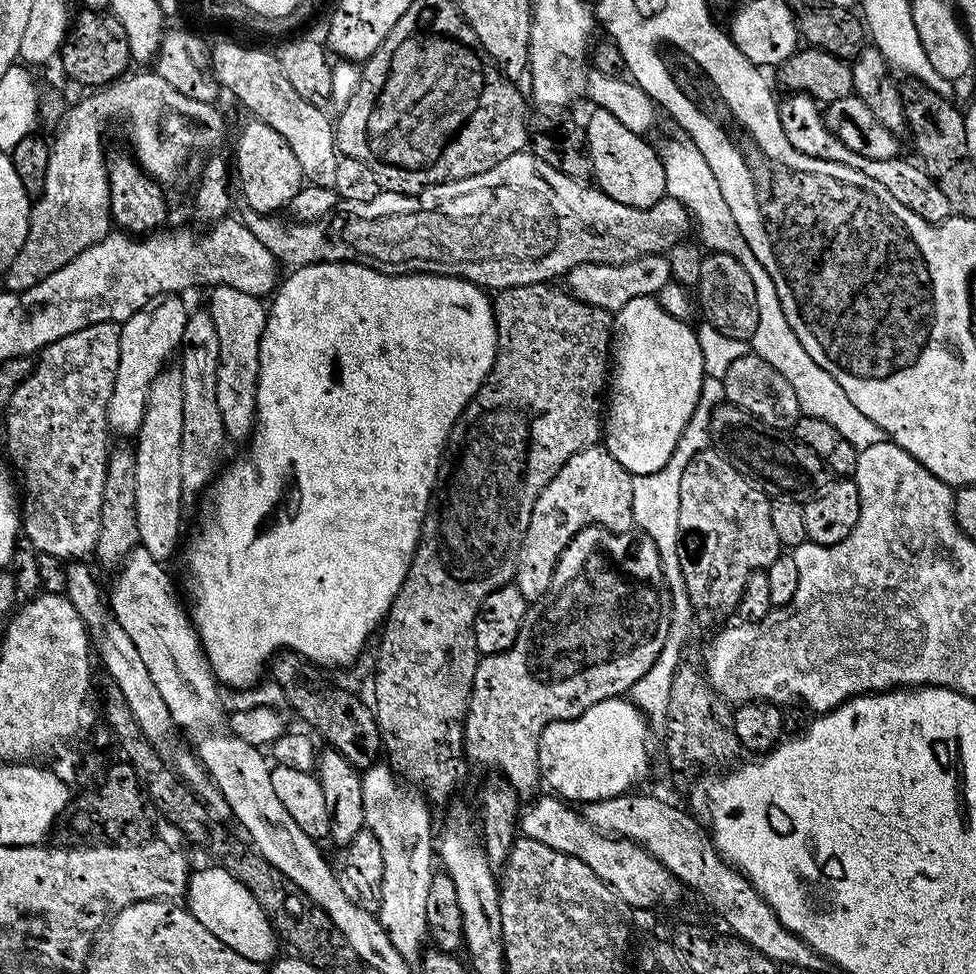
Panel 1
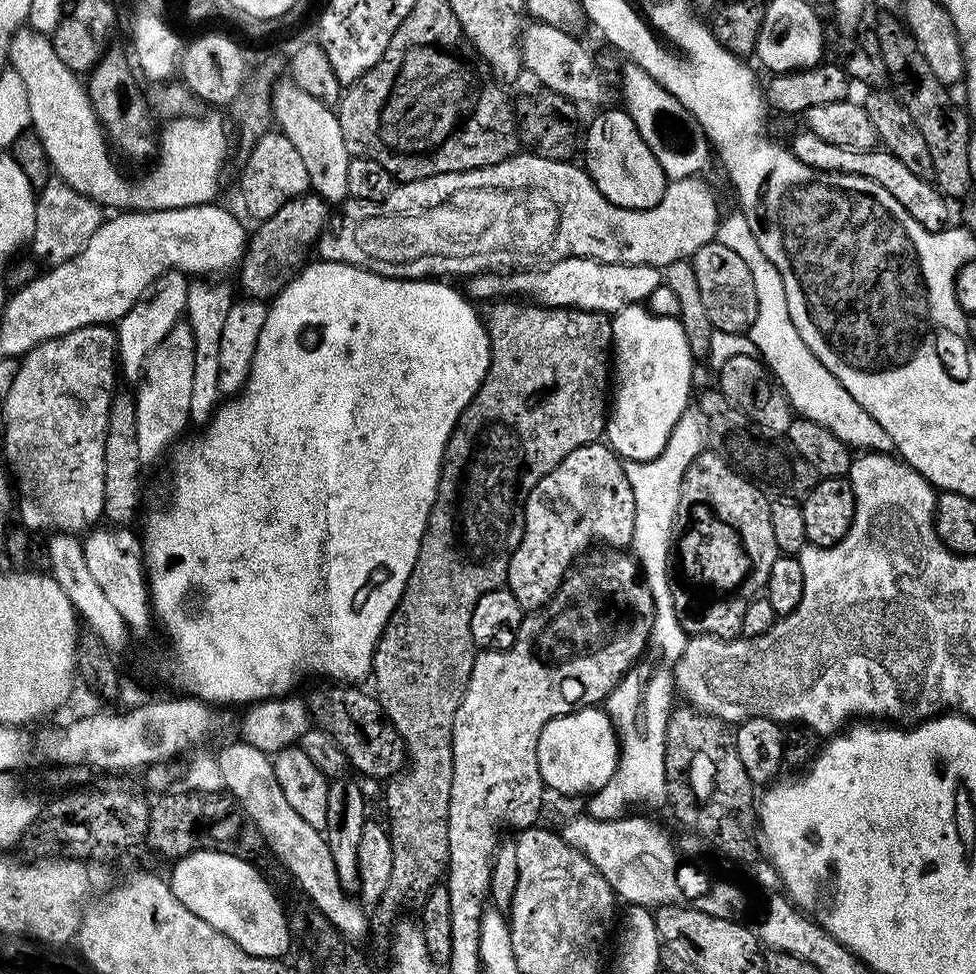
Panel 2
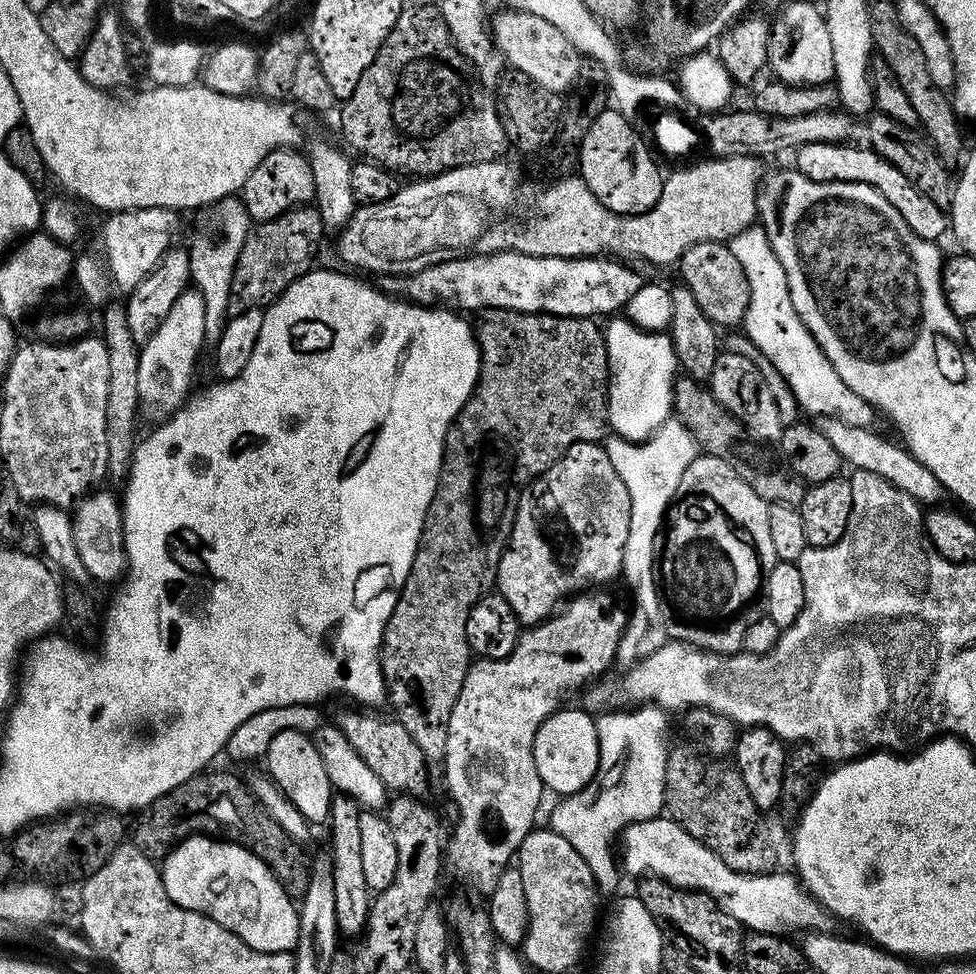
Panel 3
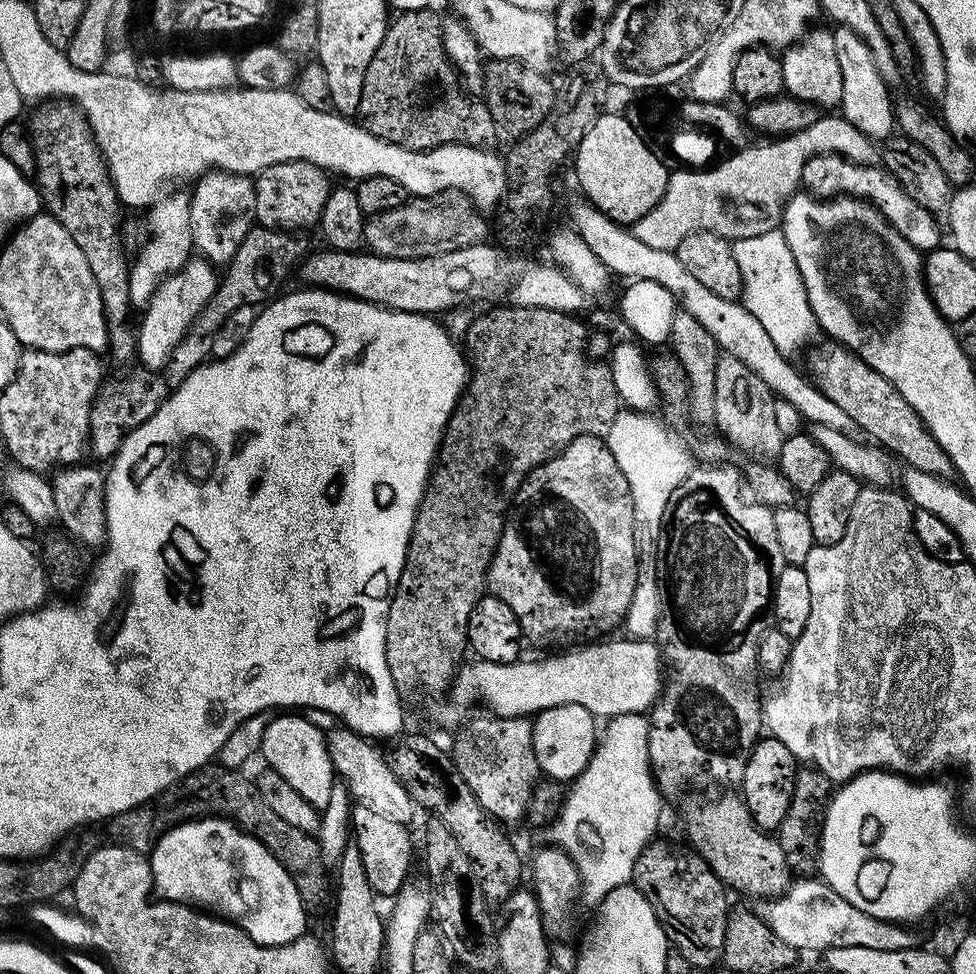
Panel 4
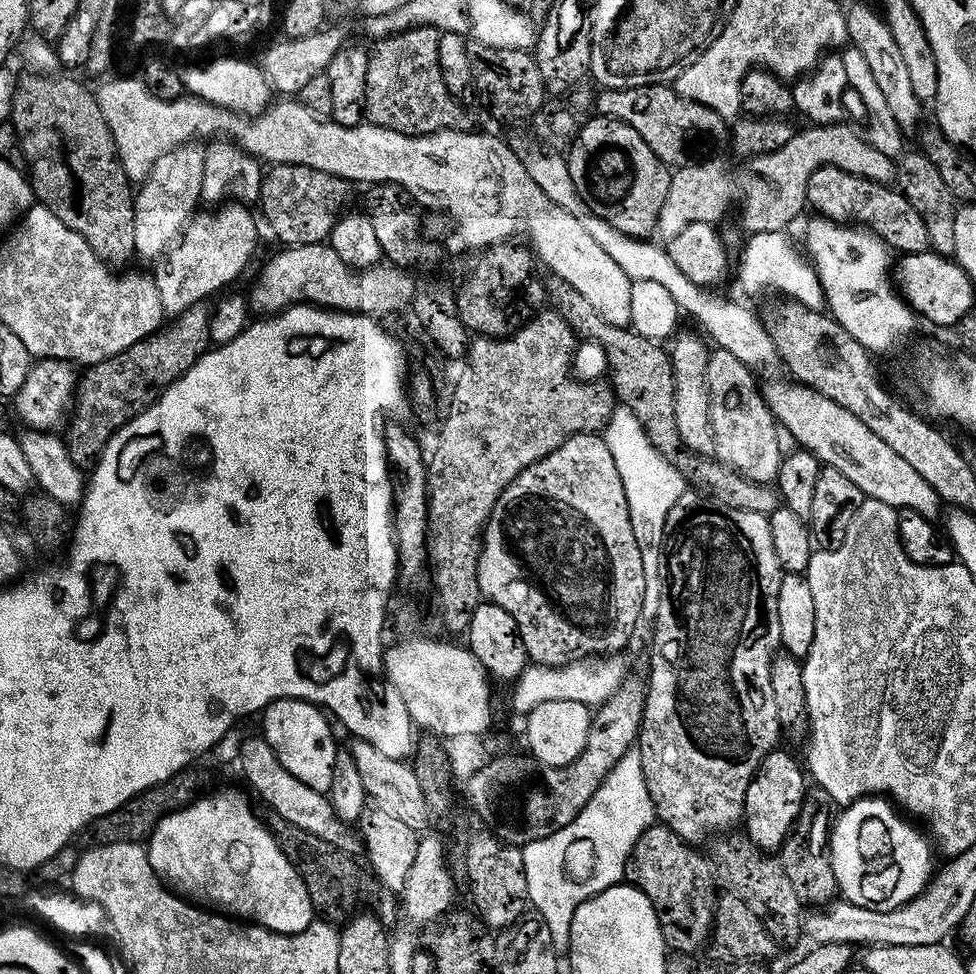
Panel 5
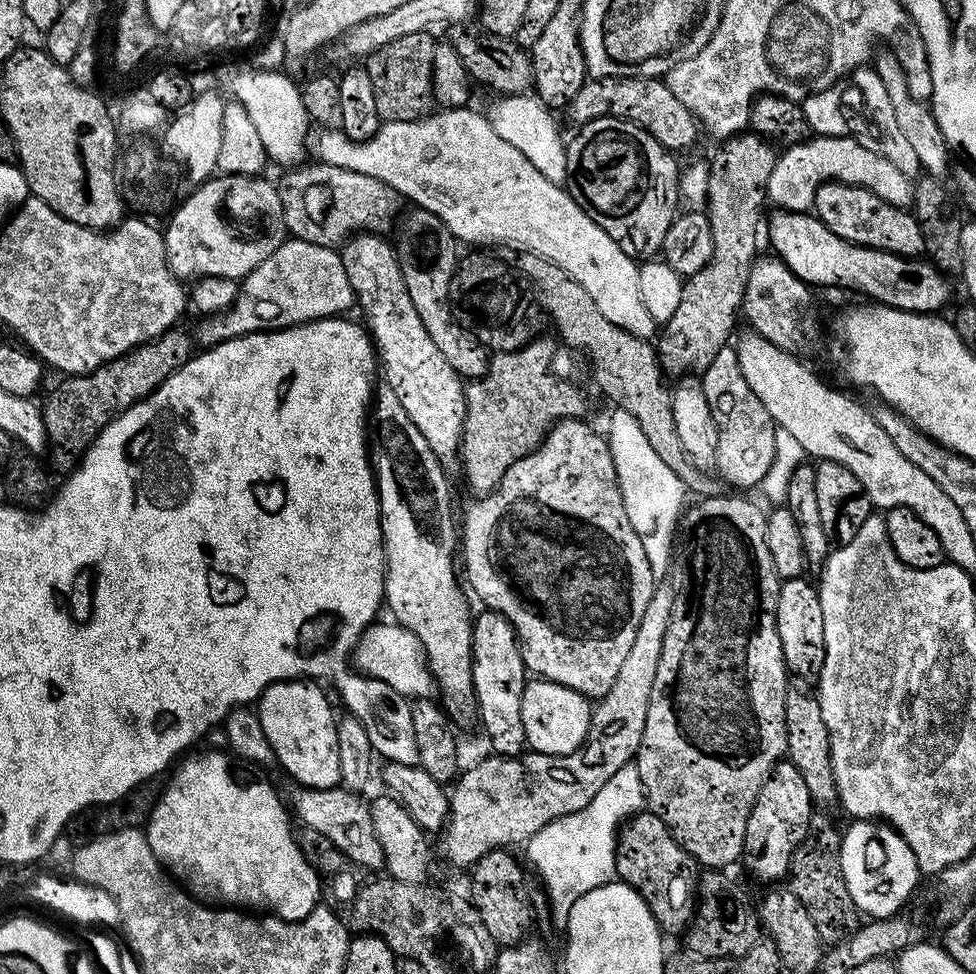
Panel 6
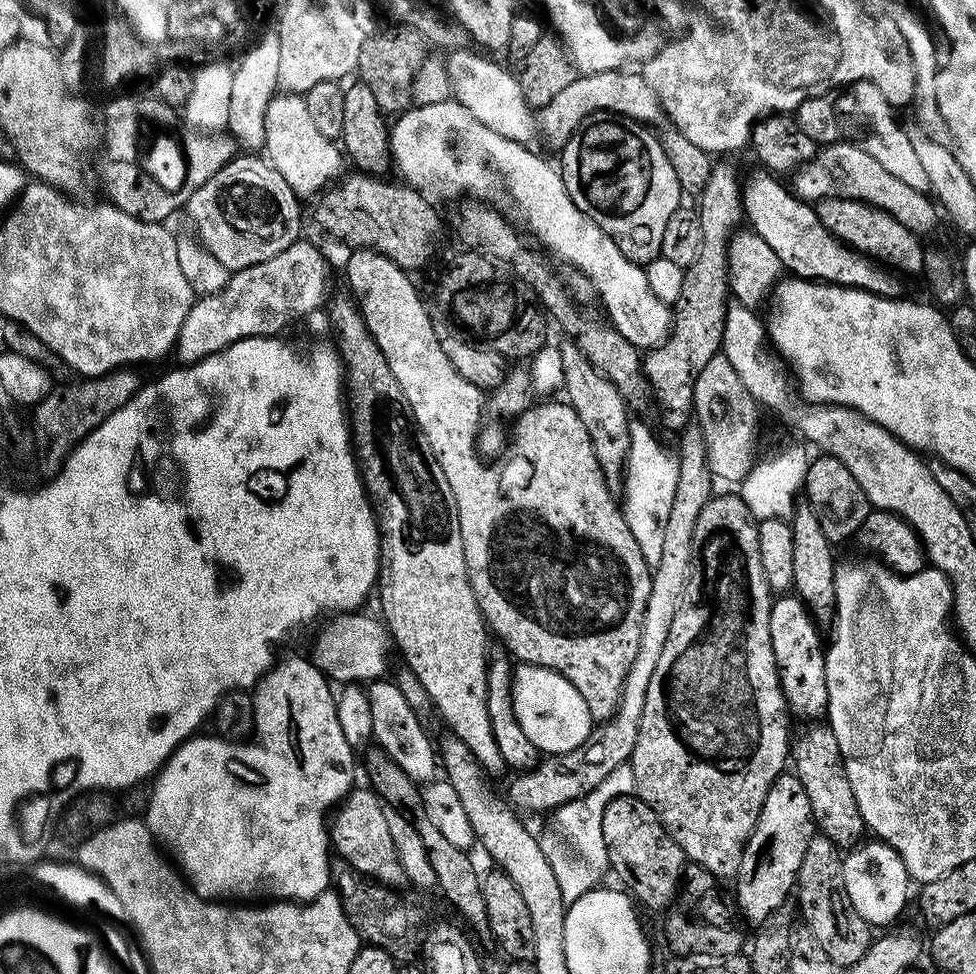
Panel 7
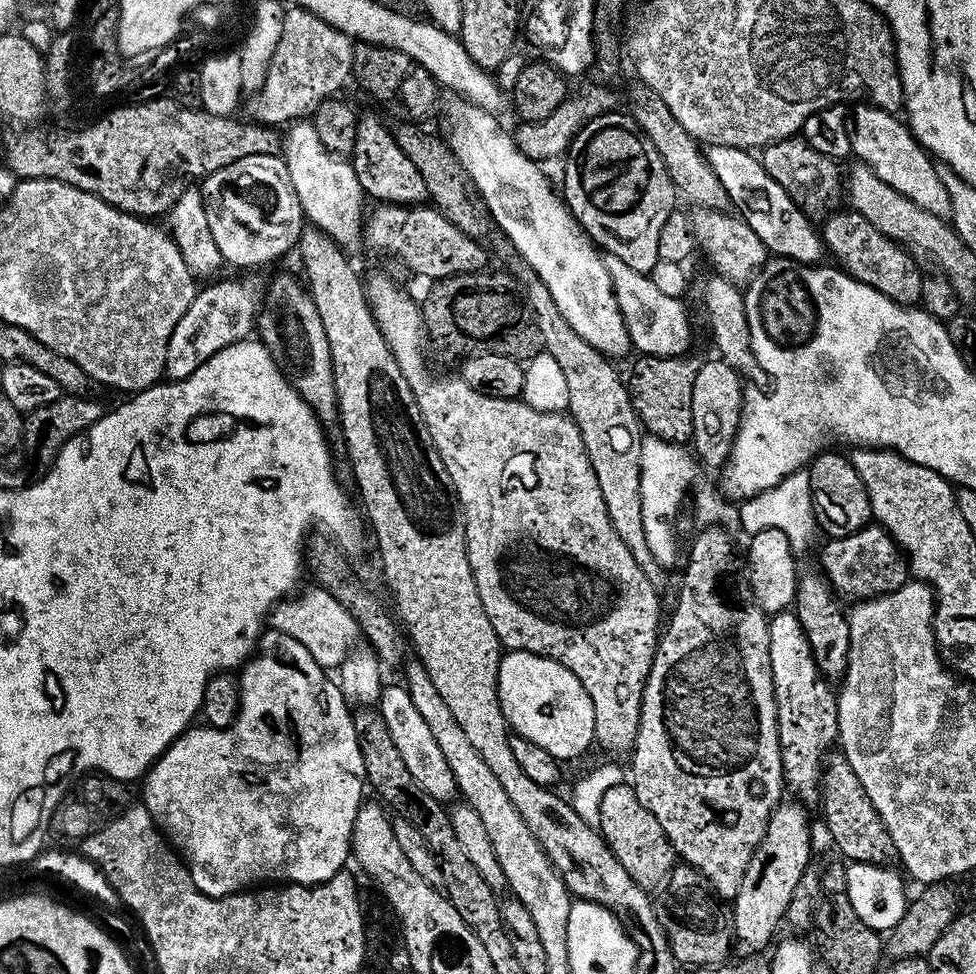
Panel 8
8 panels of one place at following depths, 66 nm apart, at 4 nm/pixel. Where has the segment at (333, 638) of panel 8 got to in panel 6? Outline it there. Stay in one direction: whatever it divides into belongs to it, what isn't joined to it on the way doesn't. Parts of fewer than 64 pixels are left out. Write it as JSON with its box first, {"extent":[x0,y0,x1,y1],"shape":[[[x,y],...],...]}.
{"extent":[353,621,434,698],"shape":[[[375,621],[360,635],[353,652],[353,667],[361,675],[386,683],[405,698],[429,697],[434,690],[434,681],[428,668],[424,647],[410,630],[395,622],[386,622]]]}

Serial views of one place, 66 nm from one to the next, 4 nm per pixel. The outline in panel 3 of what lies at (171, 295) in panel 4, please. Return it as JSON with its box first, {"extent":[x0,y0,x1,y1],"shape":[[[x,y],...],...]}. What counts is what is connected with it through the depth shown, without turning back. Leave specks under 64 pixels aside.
{"extent":[138,290,206,422],"shape":[[[185,290],[174,306],[170,306],[166,318],[162,318],[154,334],[143,341],[138,358],[138,394],[143,415],[148,415],[152,422],[163,422],[173,416],[193,391],[192,371],[196,368],[200,350],[206,346],[204,318],[202,294],[195,290]]]}

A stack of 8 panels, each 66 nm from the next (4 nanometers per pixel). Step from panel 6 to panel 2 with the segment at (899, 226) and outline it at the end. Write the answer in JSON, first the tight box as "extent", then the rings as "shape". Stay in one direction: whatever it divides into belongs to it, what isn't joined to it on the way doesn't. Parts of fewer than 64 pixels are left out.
{"extent":[790,130,949,232],"shape":[[[801,130],[790,141],[790,147],[794,158],[798,158],[798,162],[802,162],[811,168],[817,168],[823,172],[849,172],[855,176],[865,176],[874,182],[878,182],[878,186],[890,190],[890,194],[894,194],[894,198],[898,198],[899,204],[906,209],[906,214],[910,214],[910,218],[914,218],[914,222],[918,222],[926,230],[942,232],[949,227],[949,201],[944,193],[936,187],[932,180],[923,180],[918,177],[905,163],[900,162],[891,153],[885,150],[870,152],[842,150],[842,146],[830,146],[830,142],[822,142],[822,138],[818,138],[813,132],[807,130]]]}

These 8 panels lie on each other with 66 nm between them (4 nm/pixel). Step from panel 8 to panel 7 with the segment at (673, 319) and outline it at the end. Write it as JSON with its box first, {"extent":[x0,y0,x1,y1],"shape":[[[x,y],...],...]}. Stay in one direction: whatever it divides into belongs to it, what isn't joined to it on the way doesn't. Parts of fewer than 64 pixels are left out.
{"extent":[390,98,673,349],"shape":[[[453,98],[446,102],[438,102],[438,106],[412,106],[399,113],[397,124],[390,128],[390,160],[398,171],[404,175],[403,183],[409,188],[415,188],[431,202],[439,202],[455,192],[469,192],[469,197],[480,202],[491,201],[490,198],[499,190],[499,180],[508,187],[508,196],[516,203],[522,219],[528,223],[528,228],[549,248],[557,252],[568,264],[573,264],[575,271],[586,277],[595,288],[598,300],[604,303],[608,311],[607,319],[612,327],[638,349],[657,348],[668,339],[672,331],[673,309],[665,304],[650,290],[648,273],[643,267],[626,258],[622,250],[594,223],[585,212],[580,212],[578,206],[566,194],[564,180],[559,171],[553,169],[532,148],[511,141],[510,138],[496,134],[474,118],[470,110],[459,104]]]}

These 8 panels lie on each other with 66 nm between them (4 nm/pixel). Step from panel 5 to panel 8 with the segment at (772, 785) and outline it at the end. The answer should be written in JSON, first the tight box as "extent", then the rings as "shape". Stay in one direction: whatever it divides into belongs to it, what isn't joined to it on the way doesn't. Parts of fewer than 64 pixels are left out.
{"extent":[732,802,812,957],"shape":[[[781,802],[772,811],[766,834],[750,858],[738,894],[732,898],[734,950],[739,957],[759,955],[771,947],[778,926],[786,917],[796,885],[811,865],[812,838],[807,809],[801,803],[795,803]]]}

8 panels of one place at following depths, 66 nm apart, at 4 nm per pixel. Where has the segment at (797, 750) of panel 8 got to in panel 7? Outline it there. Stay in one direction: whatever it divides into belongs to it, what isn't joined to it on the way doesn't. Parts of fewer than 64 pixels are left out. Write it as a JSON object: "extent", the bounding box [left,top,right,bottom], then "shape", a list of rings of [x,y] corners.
{"extent":[770,594,828,722],"shape":[[[780,594],[772,601],[770,610],[770,642],[774,646],[774,662],[776,669],[780,672],[780,685],[784,691],[784,699],[793,717],[805,716],[806,721],[816,722],[828,711],[828,683],[826,682],[826,662],[824,653],[826,651],[825,641],[820,641],[821,629],[808,611],[808,605],[800,601],[795,594]]]}

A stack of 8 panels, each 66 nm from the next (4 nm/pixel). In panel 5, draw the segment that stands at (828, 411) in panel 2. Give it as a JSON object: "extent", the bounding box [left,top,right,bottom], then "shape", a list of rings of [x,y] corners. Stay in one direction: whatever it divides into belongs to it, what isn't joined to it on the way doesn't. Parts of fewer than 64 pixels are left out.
{"extent":[740,232,825,310],"shape":[[[758,232],[747,237],[748,245],[740,256],[740,284],[756,296],[759,292],[785,292],[789,301],[802,304],[806,308],[820,310],[825,307],[824,291],[816,270],[803,255],[792,249],[784,232]]]}

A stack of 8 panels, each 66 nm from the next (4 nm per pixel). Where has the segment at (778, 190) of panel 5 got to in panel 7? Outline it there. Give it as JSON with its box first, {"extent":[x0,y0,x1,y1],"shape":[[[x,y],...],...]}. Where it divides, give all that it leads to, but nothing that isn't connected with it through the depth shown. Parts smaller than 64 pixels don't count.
{"extent":[790,143,938,234],"shape":[[[846,143],[823,145],[813,160],[801,163],[791,177],[793,178],[792,184],[790,183],[791,191],[800,199],[809,202],[825,200],[828,196],[861,200],[882,210],[890,218],[896,218],[902,226],[906,226],[906,230],[917,234],[935,230],[938,208],[928,192],[919,192],[914,186],[906,186],[906,182],[894,178],[894,174],[889,174],[874,159],[874,154],[866,154],[866,150],[859,143]]]}

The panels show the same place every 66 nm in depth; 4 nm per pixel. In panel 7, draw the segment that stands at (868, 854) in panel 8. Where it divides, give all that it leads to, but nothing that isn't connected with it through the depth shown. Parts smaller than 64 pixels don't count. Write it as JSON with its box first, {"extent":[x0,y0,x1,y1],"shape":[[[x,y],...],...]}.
{"extent":[790,722,866,850],"shape":[[[820,722],[809,725],[797,740],[795,737],[790,752],[792,764],[796,766],[794,773],[802,782],[810,800],[815,827],[819,833],[842,850],[857,847],[865,837],[866,827],[858,810],[858,802],[854,798],[850,780],[846,775],[844,759],[832,728]]]}

